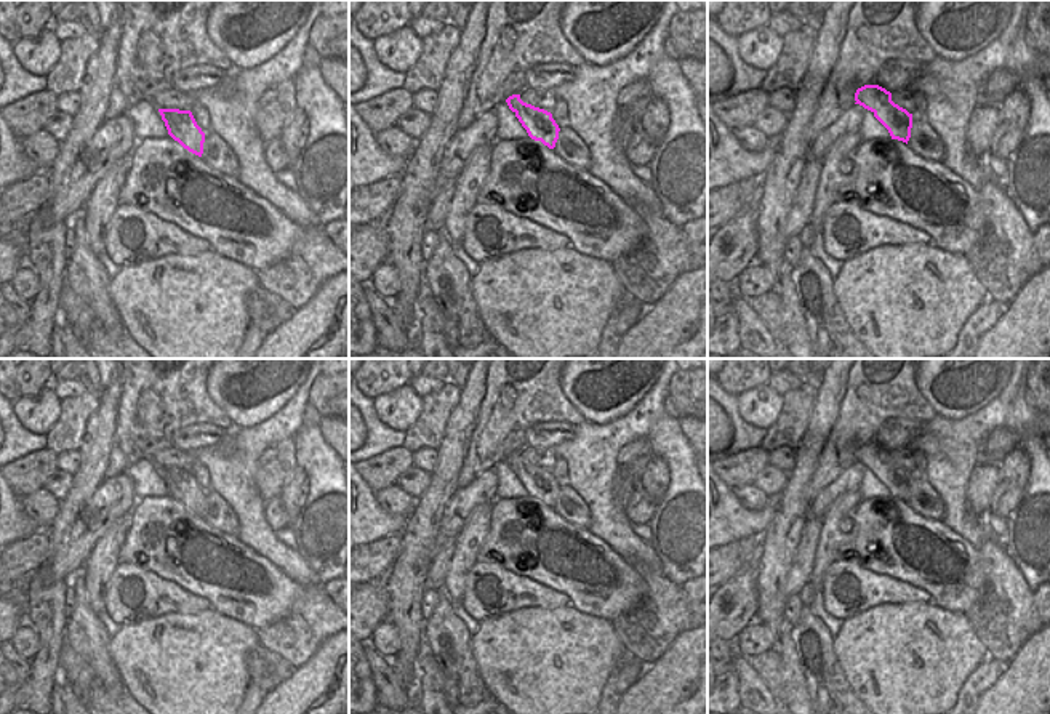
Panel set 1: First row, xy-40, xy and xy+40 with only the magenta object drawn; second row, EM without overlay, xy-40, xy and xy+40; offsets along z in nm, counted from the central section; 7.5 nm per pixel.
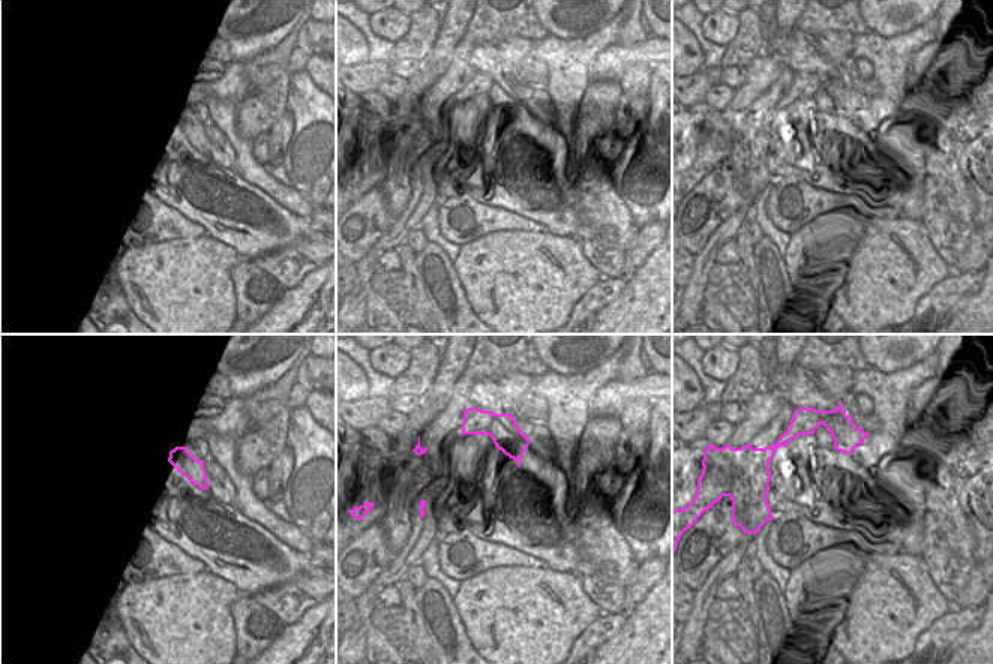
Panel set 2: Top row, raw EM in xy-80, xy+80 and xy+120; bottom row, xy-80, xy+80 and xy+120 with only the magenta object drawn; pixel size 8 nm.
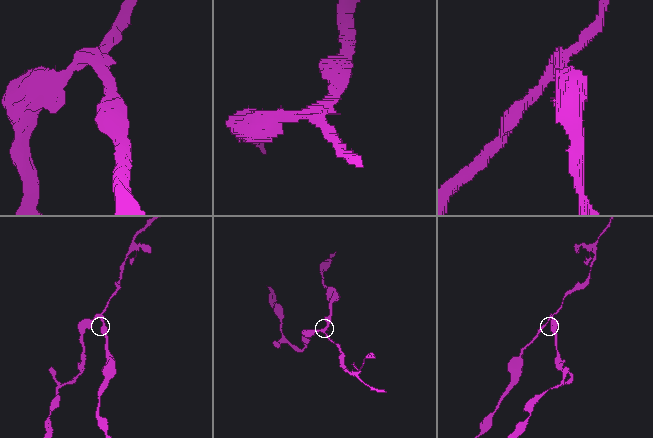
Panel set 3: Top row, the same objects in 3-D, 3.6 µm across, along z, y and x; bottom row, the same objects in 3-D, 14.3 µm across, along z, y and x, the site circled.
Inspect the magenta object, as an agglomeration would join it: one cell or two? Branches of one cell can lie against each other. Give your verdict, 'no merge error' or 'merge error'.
merge error

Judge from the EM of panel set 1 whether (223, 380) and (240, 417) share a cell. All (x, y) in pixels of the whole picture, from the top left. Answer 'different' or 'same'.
same

